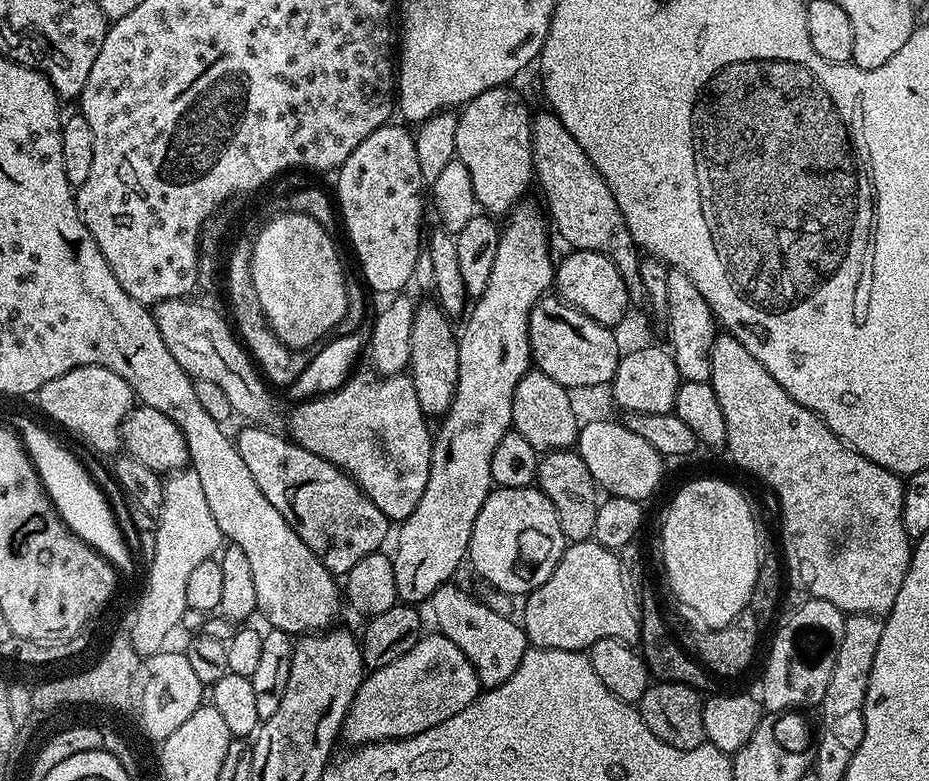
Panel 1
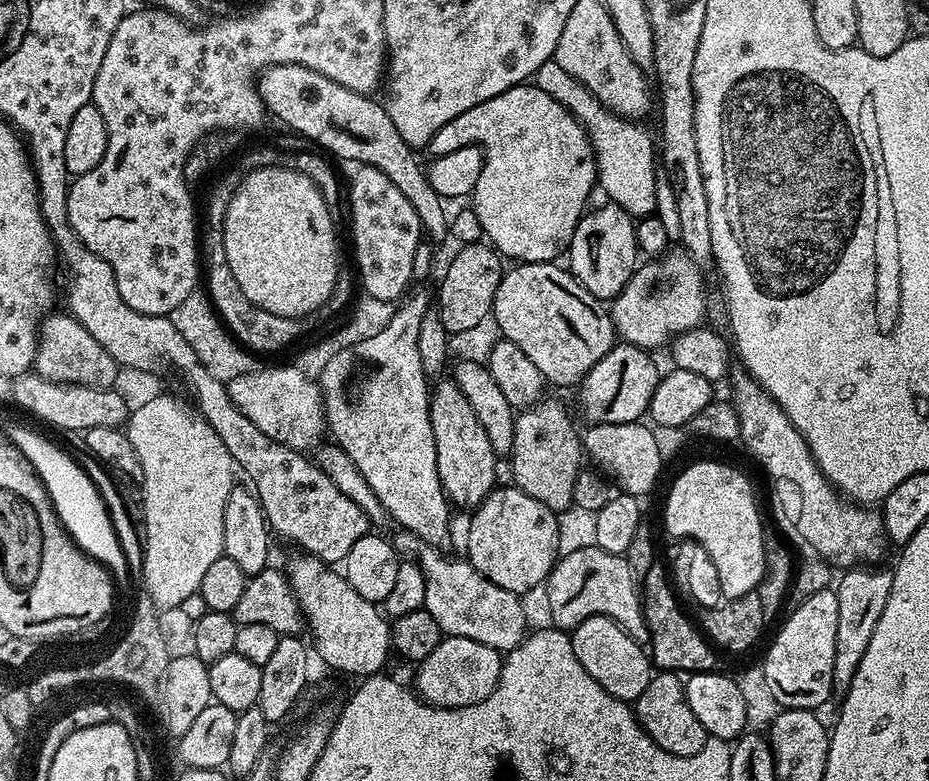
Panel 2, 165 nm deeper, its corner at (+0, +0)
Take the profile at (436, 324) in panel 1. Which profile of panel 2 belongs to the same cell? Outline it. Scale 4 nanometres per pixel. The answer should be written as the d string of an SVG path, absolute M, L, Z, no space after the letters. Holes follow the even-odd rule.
M446 379L435 381L428 401L430 426L434 430L434 446L438 454L438 478L444 488L444 495L455 507L457 504L460 508L472 510L497 487L498 457L490 446L490 438L486 438L486 430L482 430L478 414L474 414L470 402L466 402L466 394L462 394L455 379Z

